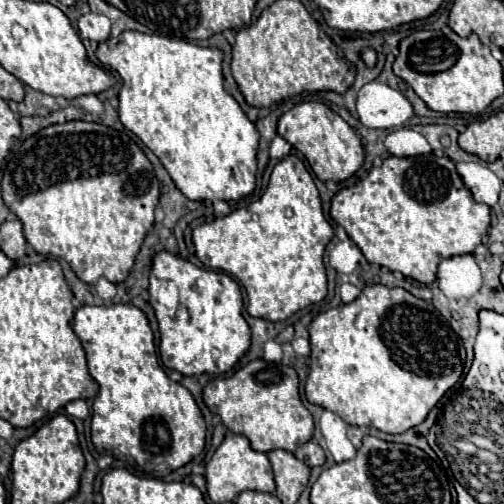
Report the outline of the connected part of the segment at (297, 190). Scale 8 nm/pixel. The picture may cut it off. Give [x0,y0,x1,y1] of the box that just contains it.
[193,155,333,321]

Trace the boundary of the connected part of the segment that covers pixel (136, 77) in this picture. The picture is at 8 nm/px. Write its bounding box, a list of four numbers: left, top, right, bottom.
[95,31,259,201]

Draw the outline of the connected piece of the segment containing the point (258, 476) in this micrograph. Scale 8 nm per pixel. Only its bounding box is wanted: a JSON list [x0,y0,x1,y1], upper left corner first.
[205,433,275,503]

